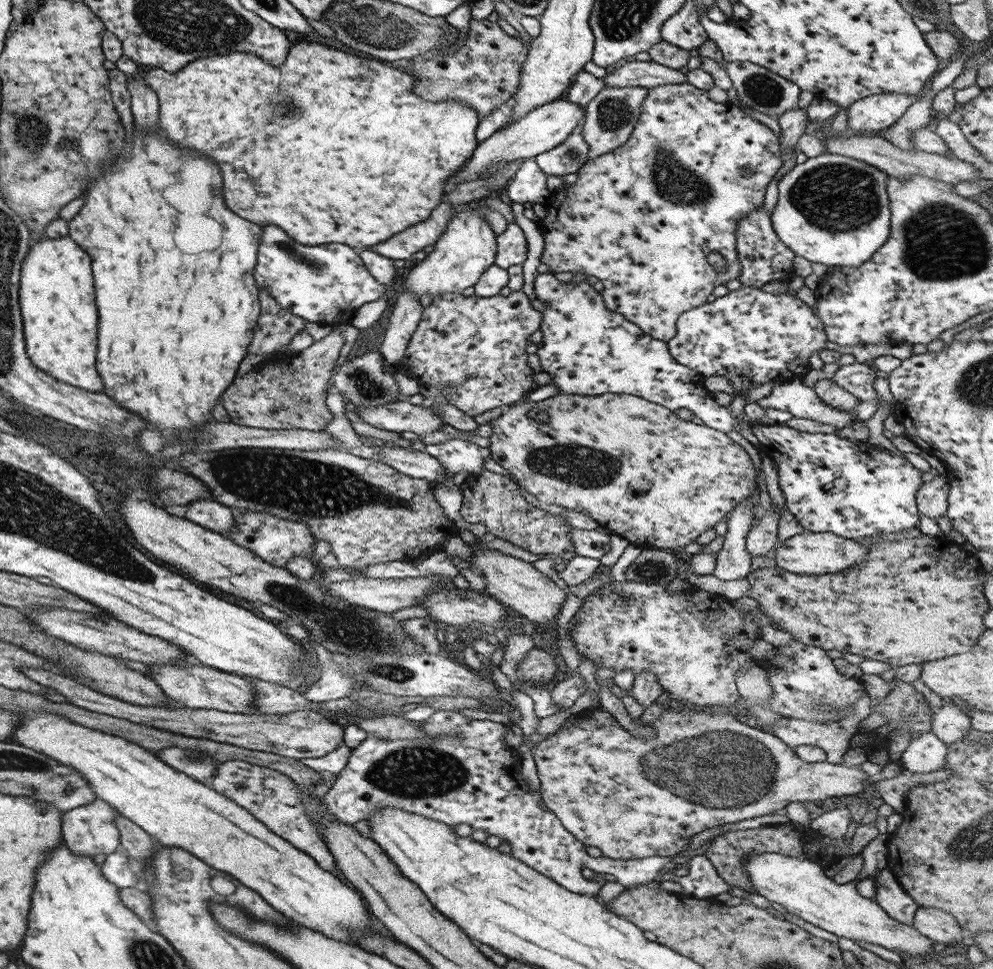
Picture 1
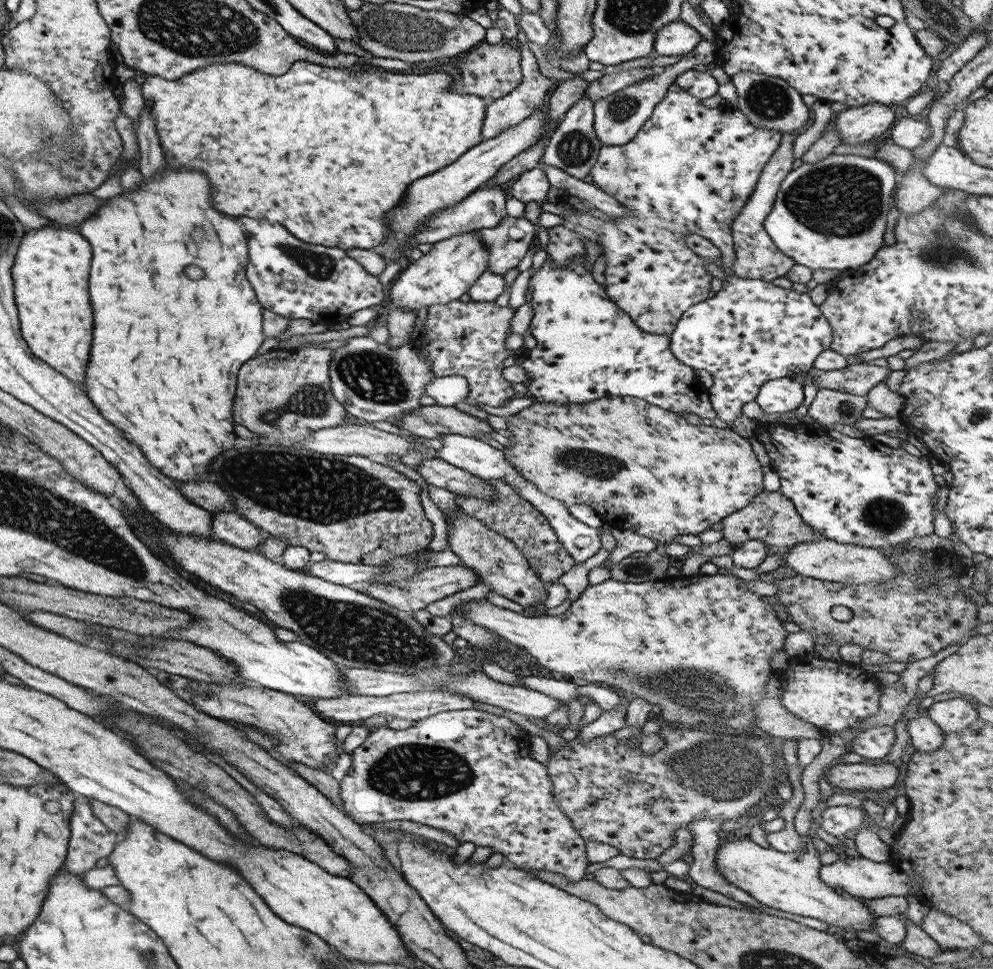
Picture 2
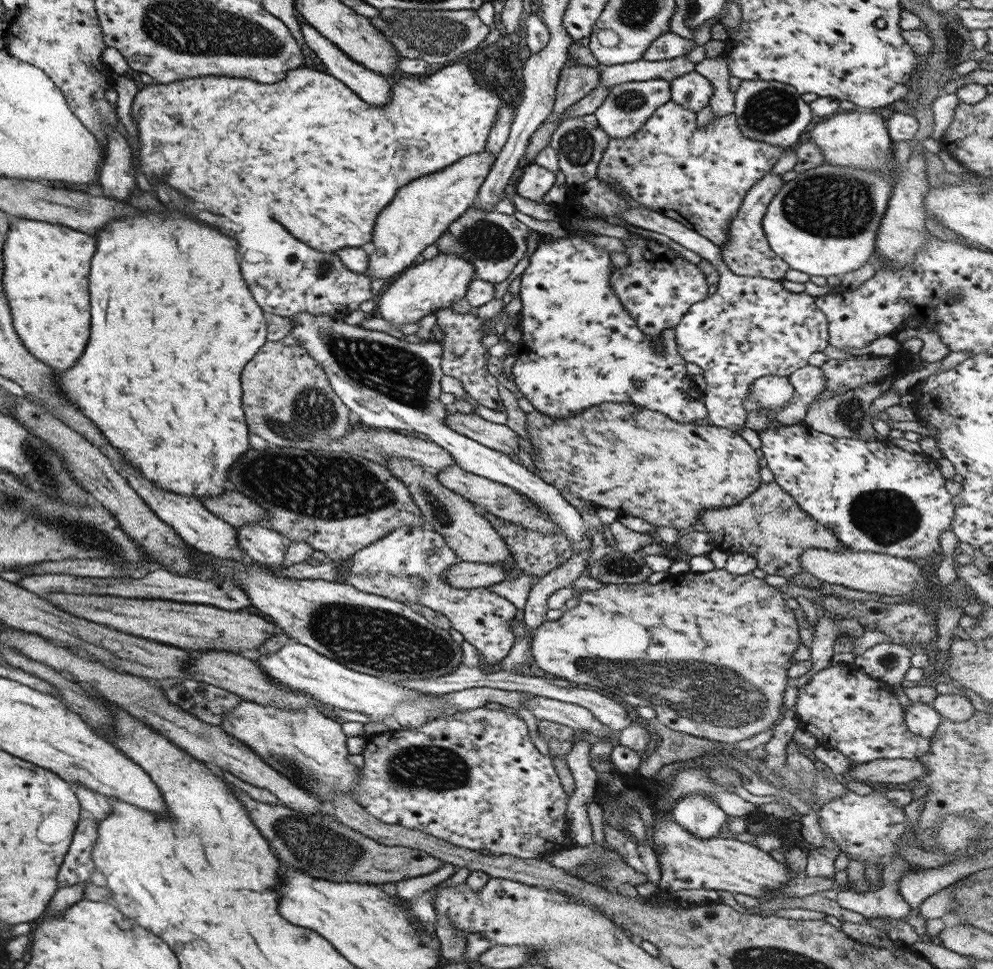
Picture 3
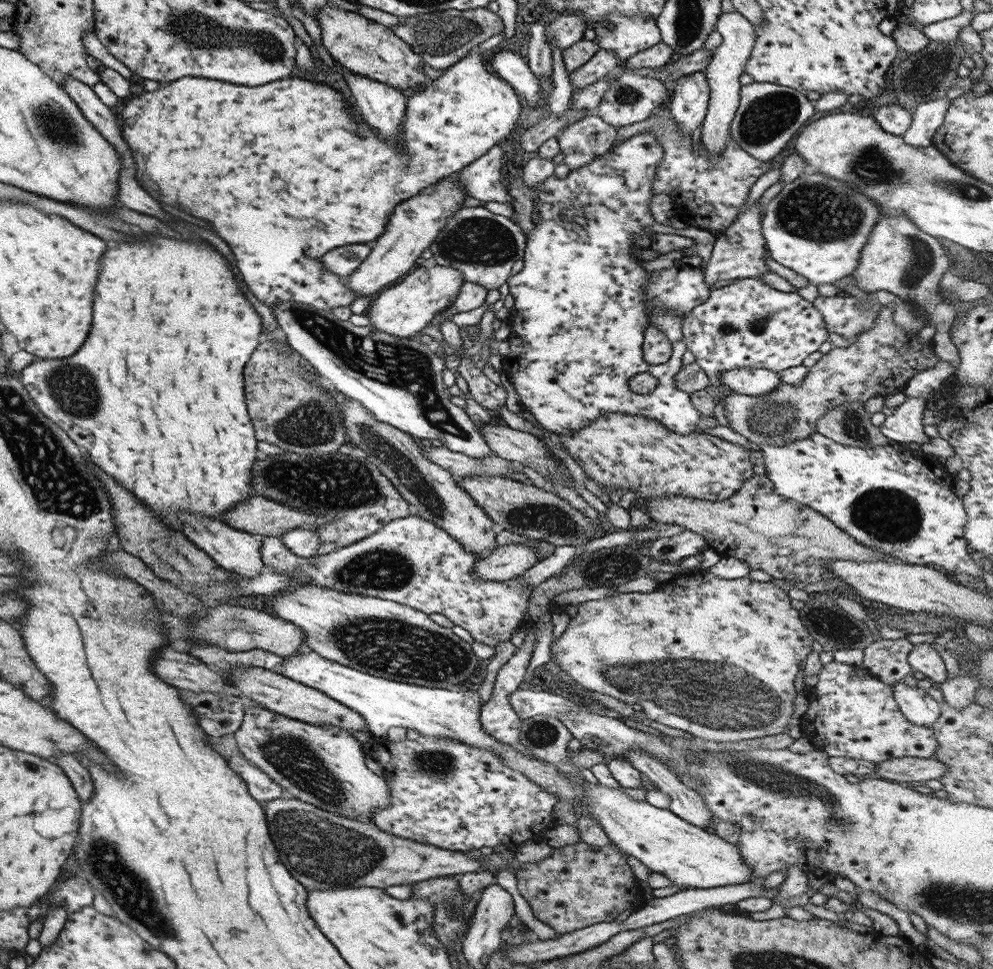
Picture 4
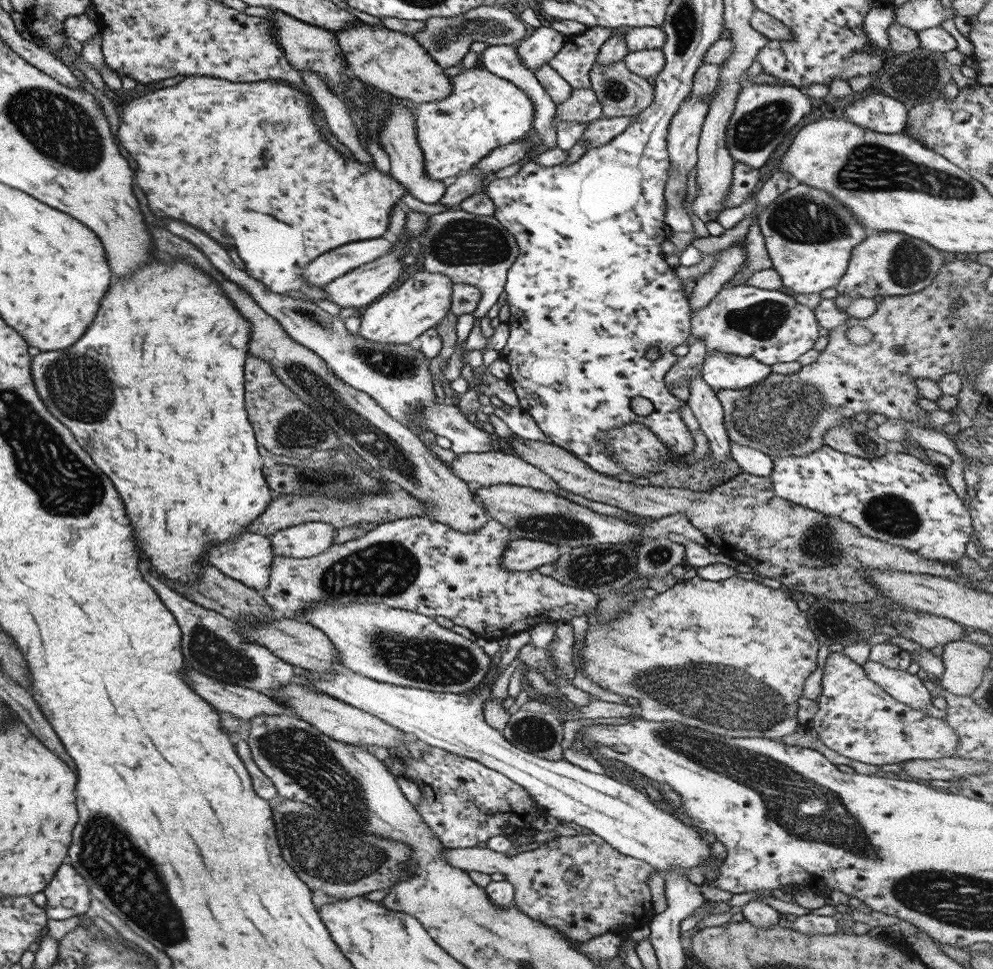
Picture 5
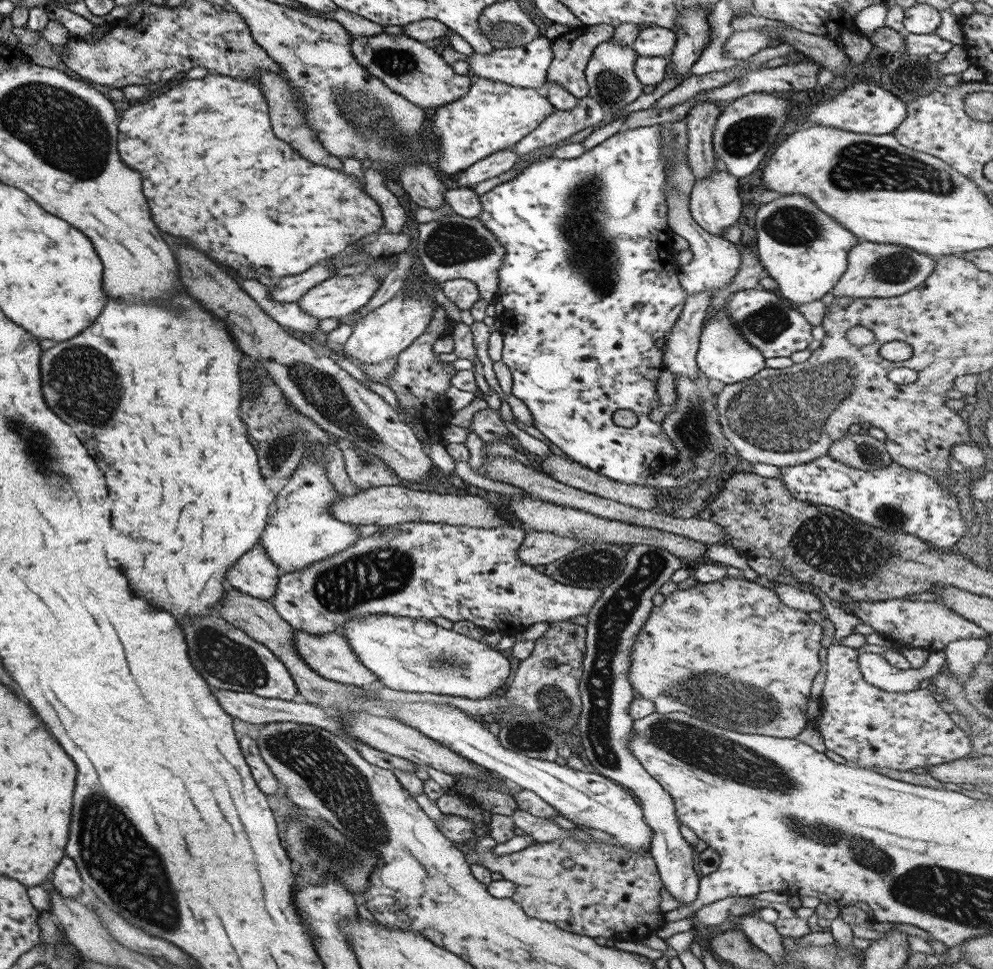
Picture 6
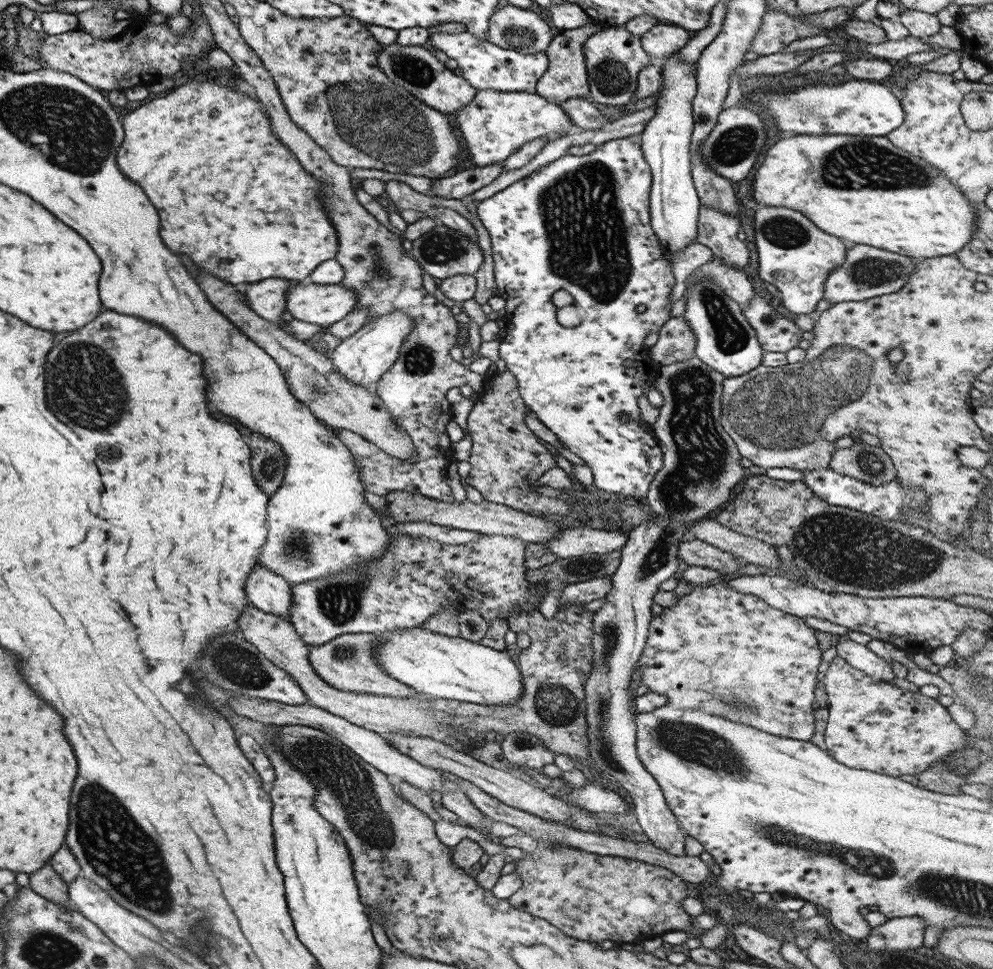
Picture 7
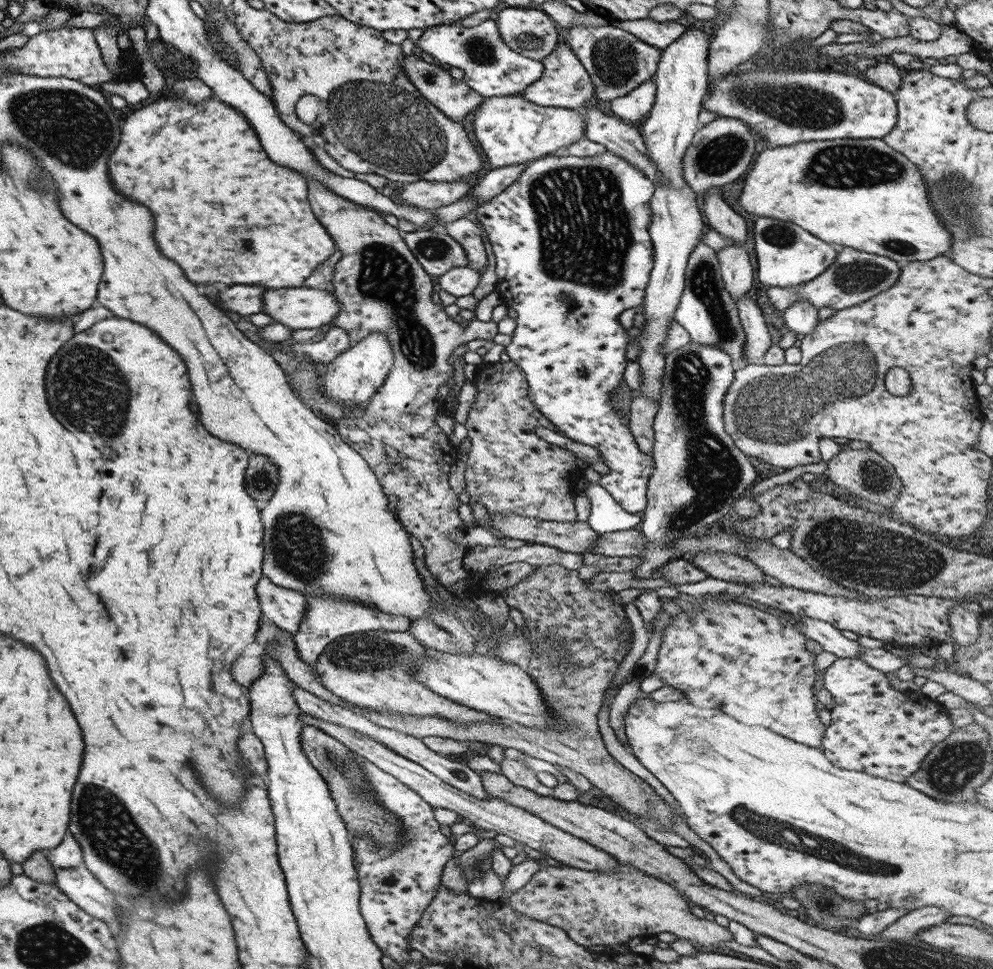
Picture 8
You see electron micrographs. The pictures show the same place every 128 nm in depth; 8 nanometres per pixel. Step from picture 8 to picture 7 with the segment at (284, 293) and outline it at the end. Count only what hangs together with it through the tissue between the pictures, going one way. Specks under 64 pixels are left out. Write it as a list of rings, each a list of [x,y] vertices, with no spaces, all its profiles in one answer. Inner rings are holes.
[[[296,282],[287,287],[284,294],[284,311],[289,312],[291,317],[301,322],[317,325],[317,327],[329,327],[335,322],[341,321],[346,314],[349,314],[355,306],[356,294],[348,288],[337,284],[306,284]]]

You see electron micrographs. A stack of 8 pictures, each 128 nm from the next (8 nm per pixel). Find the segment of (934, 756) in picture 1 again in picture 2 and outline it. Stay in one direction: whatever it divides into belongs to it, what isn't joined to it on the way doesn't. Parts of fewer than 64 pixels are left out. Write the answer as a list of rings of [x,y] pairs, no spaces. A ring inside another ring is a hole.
[[[914,713],[906,722],[909,743],[914,746],[915,752],[934,753],[942,745],[942,730],[928,717]]]

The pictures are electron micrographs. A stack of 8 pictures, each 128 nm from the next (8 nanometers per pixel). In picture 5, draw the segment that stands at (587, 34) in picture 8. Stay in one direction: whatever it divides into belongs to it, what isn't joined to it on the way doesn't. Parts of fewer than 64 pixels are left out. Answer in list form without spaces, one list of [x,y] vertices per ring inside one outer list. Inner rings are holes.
[[[623,59],[613,64],[593,64],[589,70],[589,88],[595,93],[595,98],[601,106],[601,119],[621,118],[621,116],[638,116],[653,98],[653,86],[649,80],[636,76],[625,68]]]

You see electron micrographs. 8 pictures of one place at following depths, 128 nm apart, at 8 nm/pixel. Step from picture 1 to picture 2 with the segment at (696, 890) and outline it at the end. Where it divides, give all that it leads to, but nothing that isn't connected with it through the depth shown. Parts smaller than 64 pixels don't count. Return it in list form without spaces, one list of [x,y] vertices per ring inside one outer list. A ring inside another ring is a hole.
[[[701,820],[693,821],[686,828],[692,834],[692,845],[690,853],[692,854],[692,863],[690,864],[688,875],[695,884],[703,888],[719,892],[731,900],[742,902],[753,906],[757,904],[754,898],[751,898],[747,892],[743,892],[734,884],[727,882],[714,869],[714,854],[719,844],[717,836],[720,833],[721,820]]]

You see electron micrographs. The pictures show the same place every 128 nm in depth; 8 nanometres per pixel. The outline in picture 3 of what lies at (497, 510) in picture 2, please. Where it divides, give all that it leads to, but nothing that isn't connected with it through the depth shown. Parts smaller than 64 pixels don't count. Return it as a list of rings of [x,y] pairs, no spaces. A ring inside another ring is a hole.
[[[482,510],[481,514],[489,521],[490,526],[495,529],[499,537],[503,539],[507,548],[509,548],[509,553],[511,553],[515,565],[522,573],[531,574],[537,578],[542,577],[547,572],[561,566],[561,564],[565,564],[572,556],[571,544],[565,536],[559,533],[543,534],[535,532],[535,530],[523,529],[521,525],[513,525]]]

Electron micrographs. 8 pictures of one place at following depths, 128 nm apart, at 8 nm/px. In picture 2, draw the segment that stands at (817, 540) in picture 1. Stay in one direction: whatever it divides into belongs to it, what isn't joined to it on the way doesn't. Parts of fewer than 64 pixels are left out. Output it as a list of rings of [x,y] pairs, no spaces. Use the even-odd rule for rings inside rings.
[[[830,539],[819,542],[807,542],[793,545],[785,553],[785,566],[789,566],[797,575],[815,580],[847,584],[881,584],[897,575],[893,564],[887,562],[885,552],[878,549],[837,543]]]

